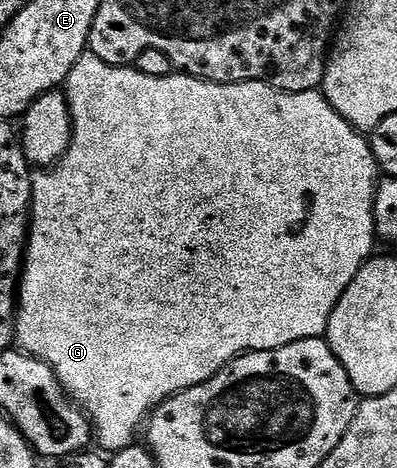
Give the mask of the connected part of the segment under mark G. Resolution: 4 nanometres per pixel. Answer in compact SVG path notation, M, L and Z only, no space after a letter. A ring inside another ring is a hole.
M89 52L82 55L82 59L72 68L72 72L66 77L64 87L66 103L70 106L70 143L60 161L55 162L49 168L42 168L33 175L32 192L30 193L30 232L26 239L26 256L22 267L22 277L18 287L16 299L16 342L25 353L38 358L44 364L54 369L54 375L58 377L60 384L65 388L71 402L78 403L86 411L93 437L96 442L103 446L106 452L123 450L135 445L138 429L143 429L144 423L158 409L161 402L167 402L193 386L202 386L216 372L220 372L233 358L240 354L251 354L257 350L275 350L284 348L296 340L305 338L323 337L328 328L328 320L348 284L360 272L360 268L375 253L374 242L374 192L380 181L378 162L369 141L359 131L355 130L349 122L344 121L339 114L328 104L326 95L318 90L309 90L299 94L283 94L281 90L274 90L263 82L205 82L202 78L192 78L181 72L171 72L168 76L157 78L156 76L144 76L133 68L115 68L109 66L104 60L100 60Z

